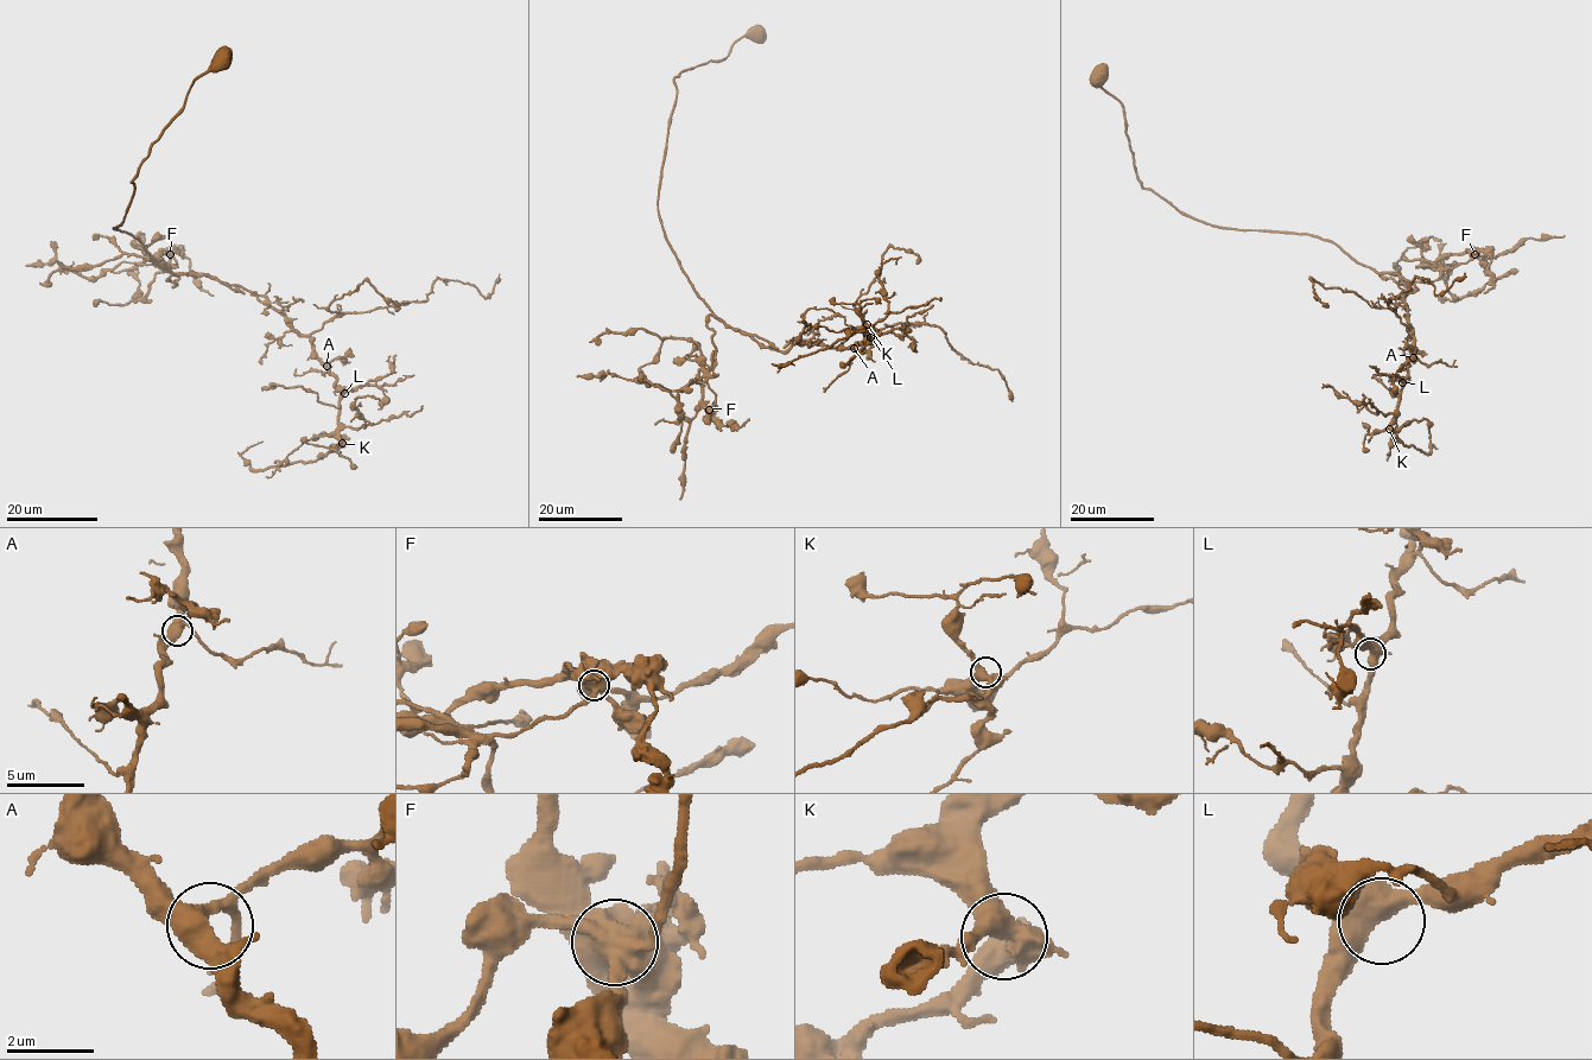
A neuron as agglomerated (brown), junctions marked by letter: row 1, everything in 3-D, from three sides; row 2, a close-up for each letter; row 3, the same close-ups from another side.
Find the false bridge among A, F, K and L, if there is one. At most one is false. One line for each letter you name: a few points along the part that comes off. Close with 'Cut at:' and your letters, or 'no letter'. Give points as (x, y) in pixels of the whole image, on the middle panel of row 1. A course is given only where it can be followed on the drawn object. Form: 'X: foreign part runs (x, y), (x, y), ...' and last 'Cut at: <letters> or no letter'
F: foreign part runs (709, 410), (704, 404), (699, 370), (706, 374), (703, 382), (689, 382), (678, 392), (680, 432), (671, 452)
Cut at: F

